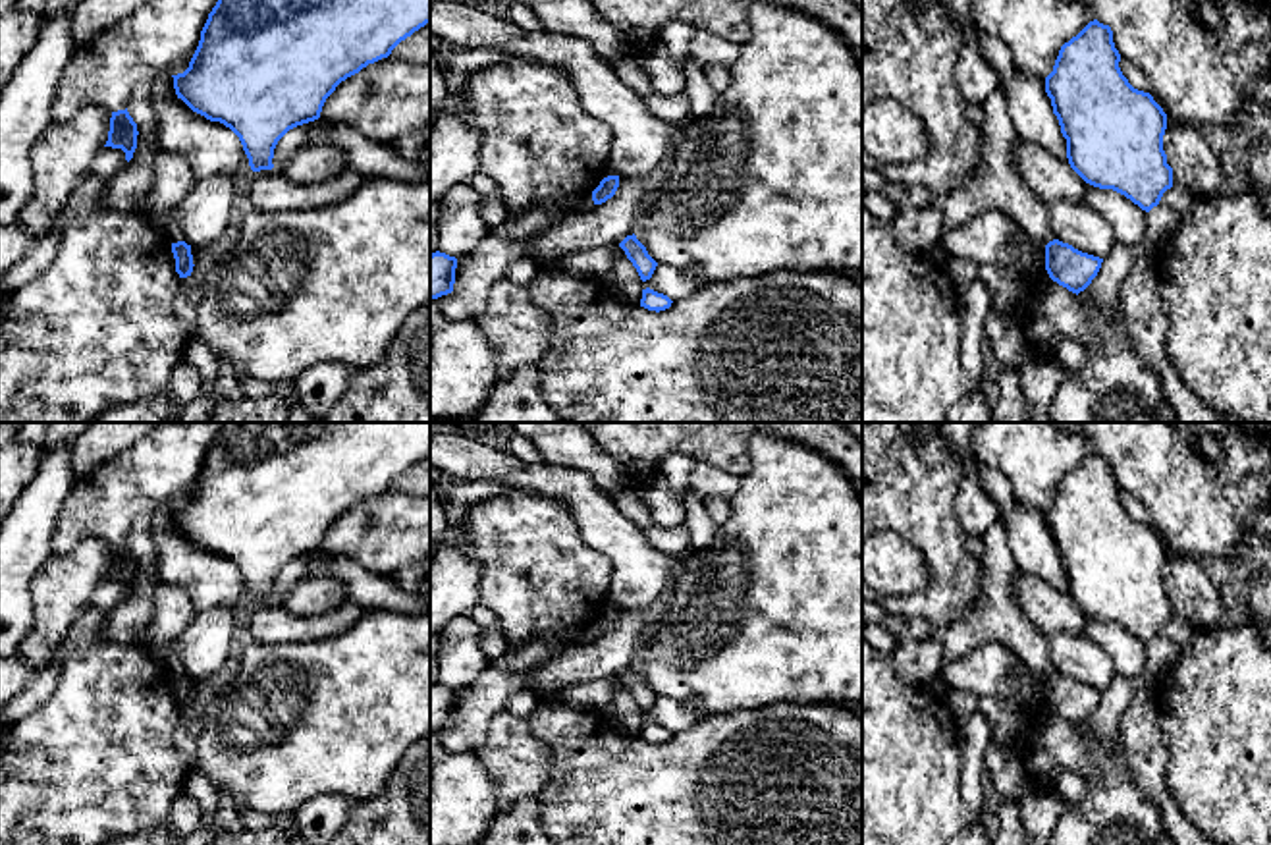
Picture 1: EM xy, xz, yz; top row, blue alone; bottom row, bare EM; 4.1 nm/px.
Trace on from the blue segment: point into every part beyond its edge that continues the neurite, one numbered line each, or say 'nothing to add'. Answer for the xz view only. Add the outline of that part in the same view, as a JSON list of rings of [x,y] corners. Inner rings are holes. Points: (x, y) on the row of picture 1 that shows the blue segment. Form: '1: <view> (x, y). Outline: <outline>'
nothing to add

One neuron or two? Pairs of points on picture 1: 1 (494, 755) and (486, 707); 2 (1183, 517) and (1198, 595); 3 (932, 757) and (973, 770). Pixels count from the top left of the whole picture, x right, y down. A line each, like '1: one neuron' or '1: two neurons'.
1: two neurons
2: two neurons
3: two neurons

